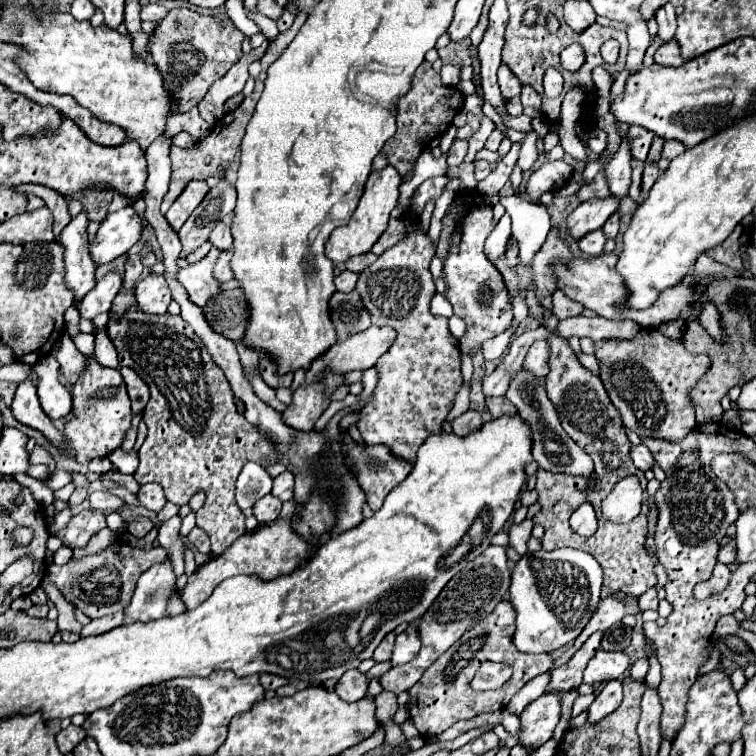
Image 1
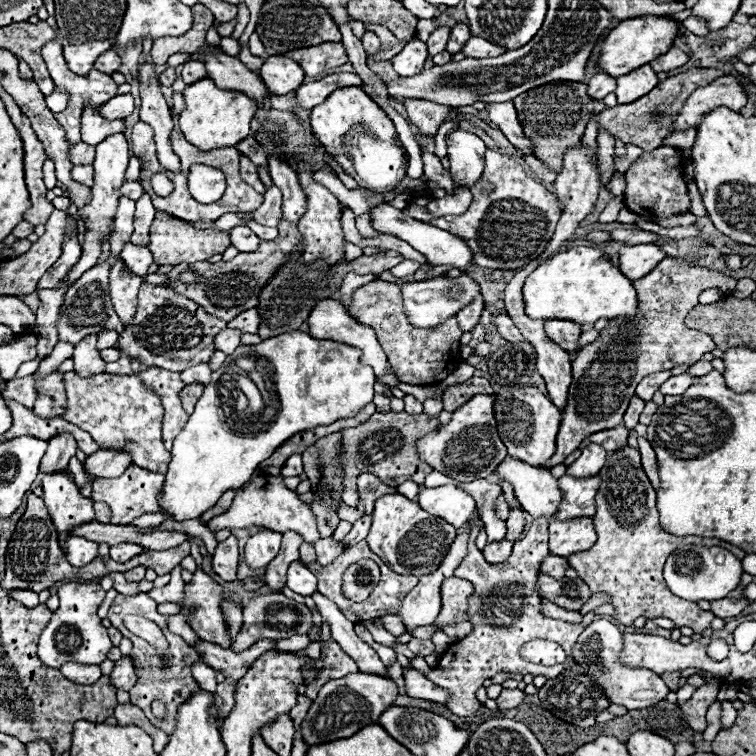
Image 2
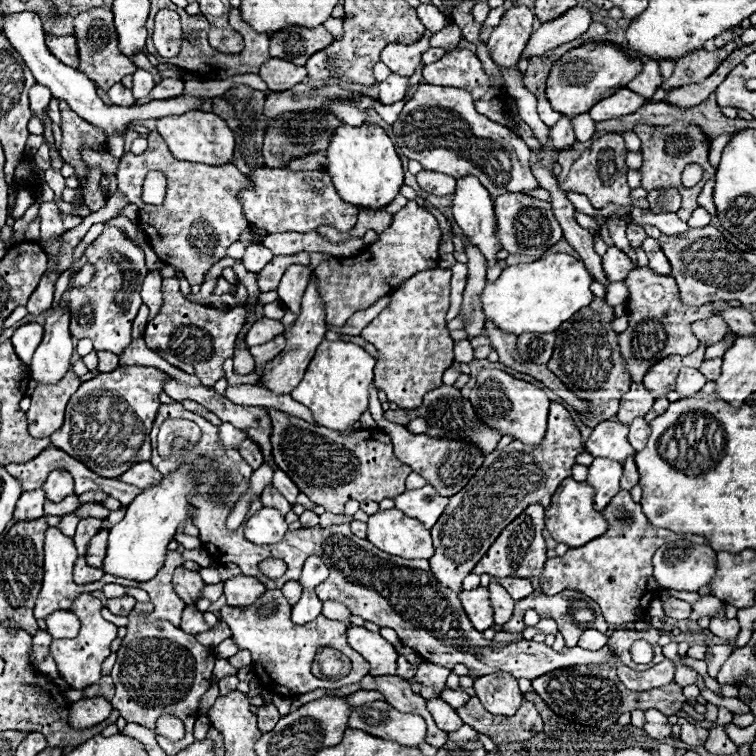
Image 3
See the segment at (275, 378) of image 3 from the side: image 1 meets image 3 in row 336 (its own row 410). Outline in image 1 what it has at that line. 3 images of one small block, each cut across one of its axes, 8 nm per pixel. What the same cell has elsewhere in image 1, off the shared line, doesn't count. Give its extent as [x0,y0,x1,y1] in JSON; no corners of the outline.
[282,382,328,432]

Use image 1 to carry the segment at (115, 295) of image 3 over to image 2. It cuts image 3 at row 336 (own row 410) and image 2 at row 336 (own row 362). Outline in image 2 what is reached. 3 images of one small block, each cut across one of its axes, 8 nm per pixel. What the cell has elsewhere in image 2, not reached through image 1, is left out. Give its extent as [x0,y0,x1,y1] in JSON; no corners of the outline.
[74,334,106,376]

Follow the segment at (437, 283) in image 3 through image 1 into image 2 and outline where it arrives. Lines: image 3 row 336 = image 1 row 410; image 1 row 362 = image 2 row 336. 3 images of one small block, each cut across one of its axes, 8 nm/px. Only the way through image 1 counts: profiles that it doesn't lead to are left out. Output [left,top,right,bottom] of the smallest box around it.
[350,280,462,386]

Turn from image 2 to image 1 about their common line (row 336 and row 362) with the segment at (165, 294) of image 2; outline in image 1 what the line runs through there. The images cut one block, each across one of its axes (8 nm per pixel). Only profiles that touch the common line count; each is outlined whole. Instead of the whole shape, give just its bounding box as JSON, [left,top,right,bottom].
[106,306,278,556]

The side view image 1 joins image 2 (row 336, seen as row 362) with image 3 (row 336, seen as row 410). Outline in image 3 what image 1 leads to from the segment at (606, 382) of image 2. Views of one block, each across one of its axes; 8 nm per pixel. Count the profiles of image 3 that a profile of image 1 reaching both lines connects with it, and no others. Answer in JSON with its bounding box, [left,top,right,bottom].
[618,268,716,382]

